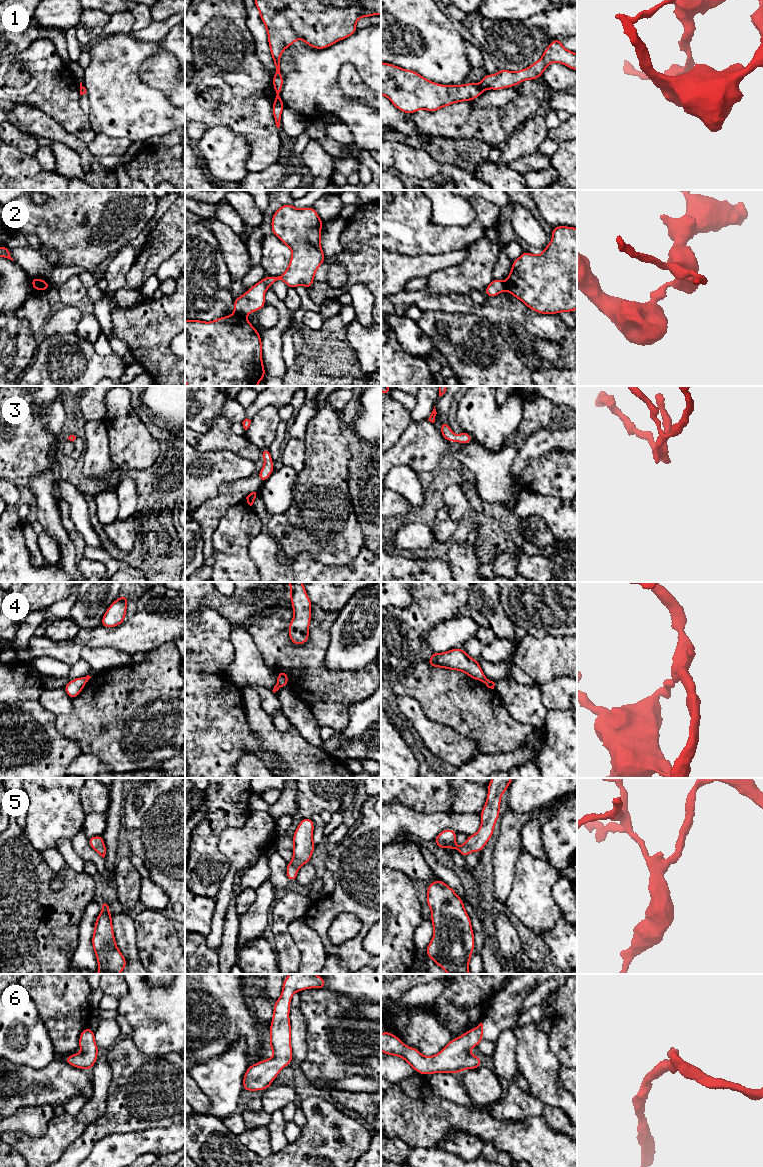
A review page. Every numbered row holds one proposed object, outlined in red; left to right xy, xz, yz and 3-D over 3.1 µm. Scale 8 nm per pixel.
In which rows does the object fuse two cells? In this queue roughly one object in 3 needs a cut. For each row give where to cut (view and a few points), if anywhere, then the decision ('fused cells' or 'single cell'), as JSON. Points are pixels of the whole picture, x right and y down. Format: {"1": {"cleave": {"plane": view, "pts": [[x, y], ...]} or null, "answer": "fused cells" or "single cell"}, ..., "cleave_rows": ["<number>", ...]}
{"1": {"cleave": {"plane": "yz", "pts": [[479, 84], [483, 90]]}, "answer": "fused cells"}, "2": {"cleave": {"plane": "xz", "pts": [[234, 313], [244, 316]]}, "answer": "fused cells"}, "3": {"cleave": null, "answer": "single cell"}, "4": {"cleave": {"plane": "yz", "pts": [[485, 677], [482, 681]]}, "answer": "fused cells"}, "5": {"cleave": null, "answer": "single cell"}, "6": {"cleave": null, "answer": "single cell"}, "cleave_rows": ["1", "2", "4"]}

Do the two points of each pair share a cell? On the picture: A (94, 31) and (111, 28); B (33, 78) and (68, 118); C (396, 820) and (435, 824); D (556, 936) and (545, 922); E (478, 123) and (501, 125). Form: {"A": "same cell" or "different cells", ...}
{"A": "different cells", "B": "same cell", "C": "same cell", "D": "different cells", "E": "same cell"}

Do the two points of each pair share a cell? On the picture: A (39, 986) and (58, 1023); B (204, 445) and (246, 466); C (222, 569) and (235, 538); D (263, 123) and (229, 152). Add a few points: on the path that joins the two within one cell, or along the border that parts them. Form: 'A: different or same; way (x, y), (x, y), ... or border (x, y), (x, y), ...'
A: same; way (48, 995), (59, 1006), (59, 1014)
B: different; border (195, 448), (199, 451), (230, 450), (238, 456)
C: same; way (230, 561), (232, 546)
D: different; border (224, 126), (246, 141), (246, 162)

